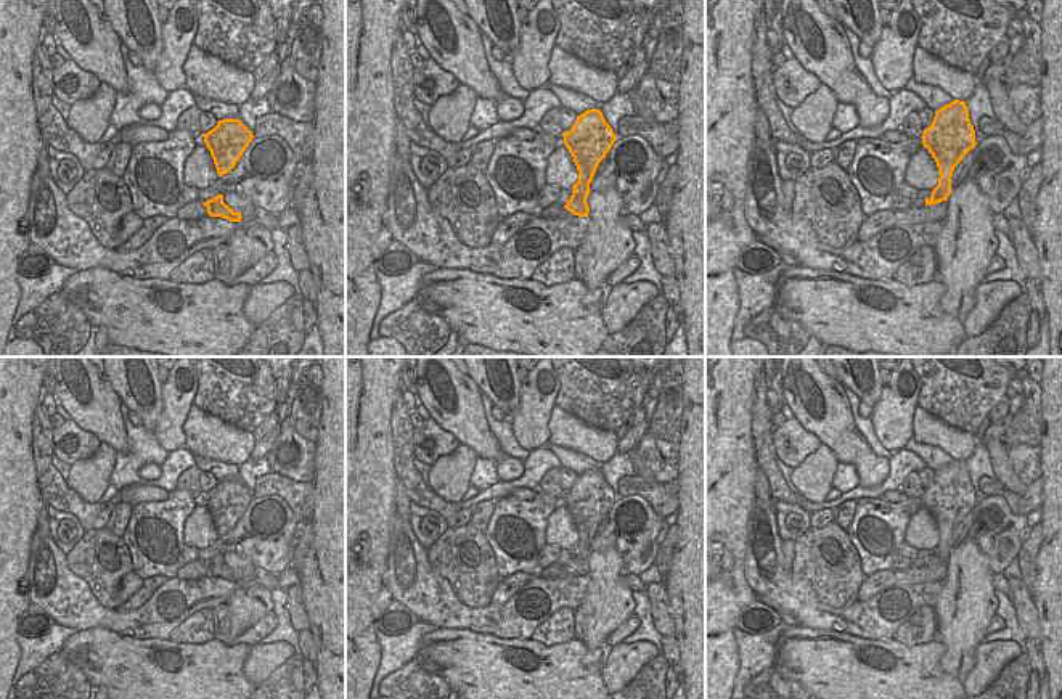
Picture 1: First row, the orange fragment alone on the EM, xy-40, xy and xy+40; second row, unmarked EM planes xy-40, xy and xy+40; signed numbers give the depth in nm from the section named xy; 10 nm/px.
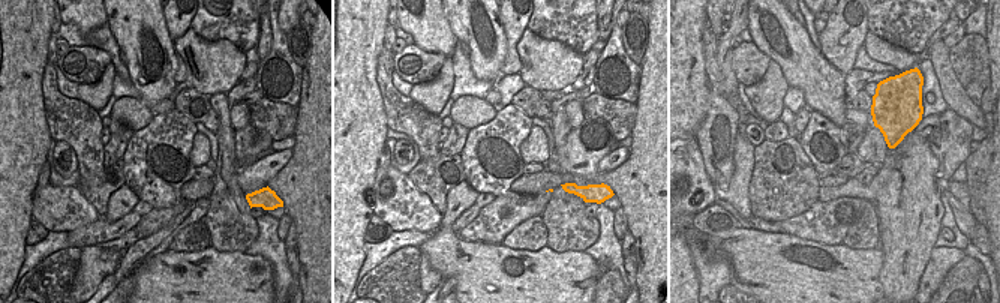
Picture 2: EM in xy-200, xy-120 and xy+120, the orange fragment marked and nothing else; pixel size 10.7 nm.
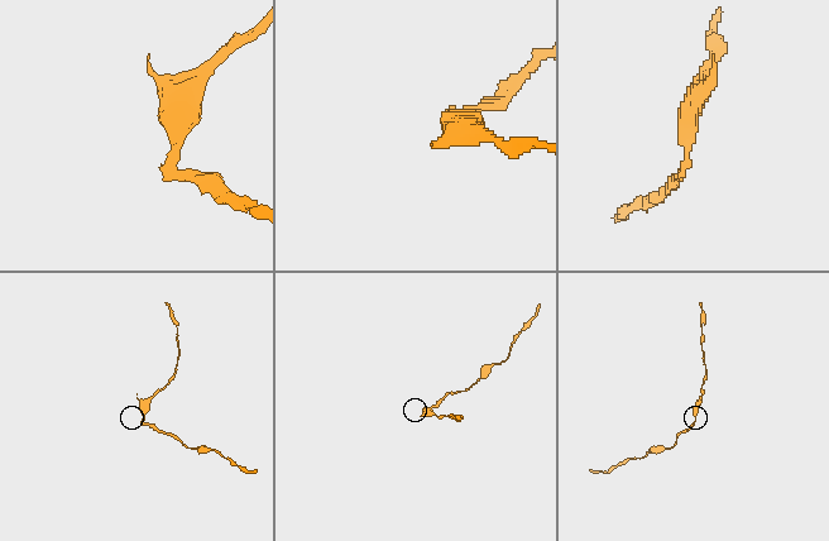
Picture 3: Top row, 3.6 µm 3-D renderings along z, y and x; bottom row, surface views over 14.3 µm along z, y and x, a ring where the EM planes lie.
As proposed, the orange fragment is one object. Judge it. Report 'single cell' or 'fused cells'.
fused cells

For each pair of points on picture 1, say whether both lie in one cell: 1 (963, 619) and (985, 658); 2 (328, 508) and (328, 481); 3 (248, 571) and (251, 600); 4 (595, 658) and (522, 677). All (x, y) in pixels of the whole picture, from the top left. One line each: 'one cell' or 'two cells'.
1: two cells
2: one cell
3: one cell
4: two cells

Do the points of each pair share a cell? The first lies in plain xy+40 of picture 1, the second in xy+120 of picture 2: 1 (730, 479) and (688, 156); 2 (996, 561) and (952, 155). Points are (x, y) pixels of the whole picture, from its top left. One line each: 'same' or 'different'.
1: different
2: same

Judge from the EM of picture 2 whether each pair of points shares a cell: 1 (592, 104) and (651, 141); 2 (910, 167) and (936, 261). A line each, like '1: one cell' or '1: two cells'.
1: two cells
2: two cells

